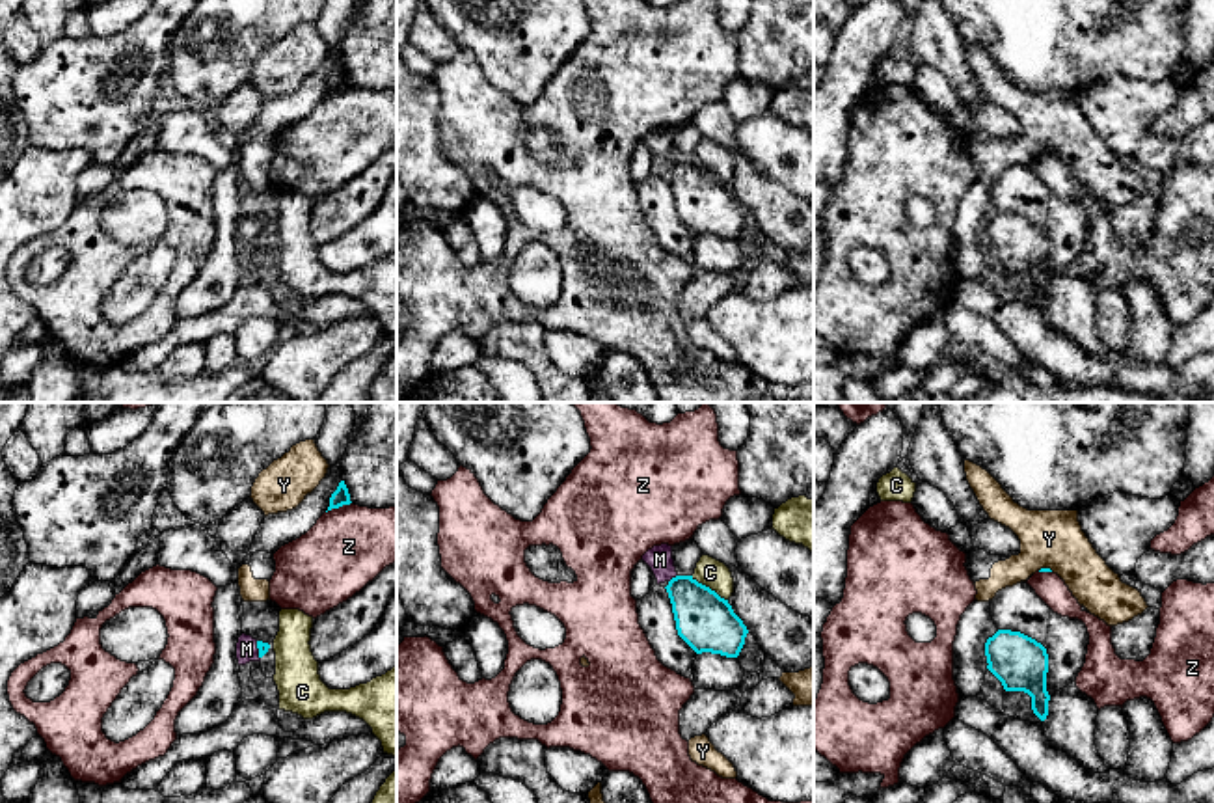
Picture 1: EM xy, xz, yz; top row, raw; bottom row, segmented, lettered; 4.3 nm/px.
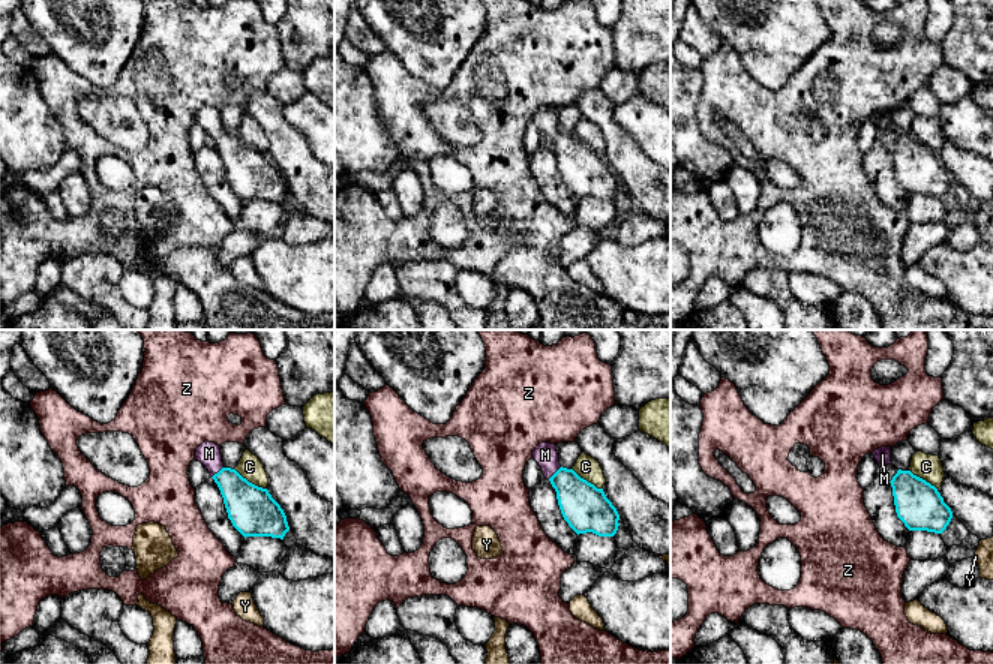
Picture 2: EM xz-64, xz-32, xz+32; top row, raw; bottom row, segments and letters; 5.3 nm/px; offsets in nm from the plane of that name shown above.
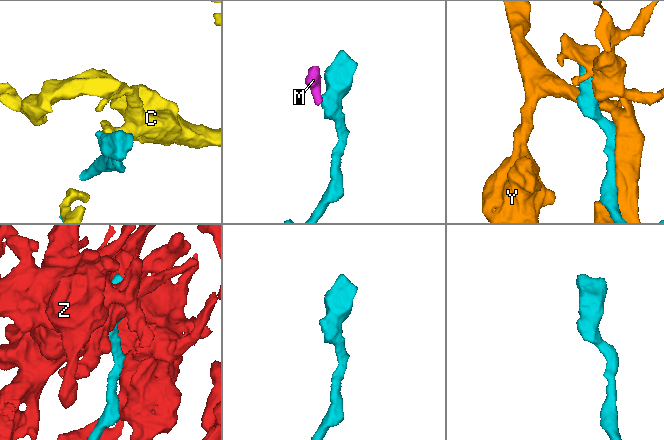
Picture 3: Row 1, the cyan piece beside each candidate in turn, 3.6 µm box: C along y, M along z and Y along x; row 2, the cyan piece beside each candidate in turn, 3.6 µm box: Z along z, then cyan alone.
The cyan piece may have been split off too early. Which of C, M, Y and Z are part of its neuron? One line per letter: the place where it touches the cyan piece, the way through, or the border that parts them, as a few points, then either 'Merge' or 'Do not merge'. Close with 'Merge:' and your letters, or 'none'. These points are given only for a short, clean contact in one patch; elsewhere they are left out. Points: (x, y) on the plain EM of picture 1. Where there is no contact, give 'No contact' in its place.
C: Touches cyan at xz (708, 170). Boundary: xz (691, 159), (727, 183). Do not merge
M: Touches cyan at xz (673, 161). Path across: xz (704, 204), (673, 161), (660, 142). Merge
Y: Touches cyan at yz (1047, 151). Do not merge
Z: Touches cyan at xy (337, 90). Do not merge
Merge: M

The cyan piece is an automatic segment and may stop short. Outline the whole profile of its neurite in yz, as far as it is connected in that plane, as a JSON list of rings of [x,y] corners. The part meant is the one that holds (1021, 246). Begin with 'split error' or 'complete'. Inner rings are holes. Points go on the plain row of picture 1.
complete; [[[998,212],[985,225],[987,252],[1005,274],[1032,279],[1033,296],[1045,304],[1050,278],[1046,274],[1048,237],[1035,222],[1011,212]]]

